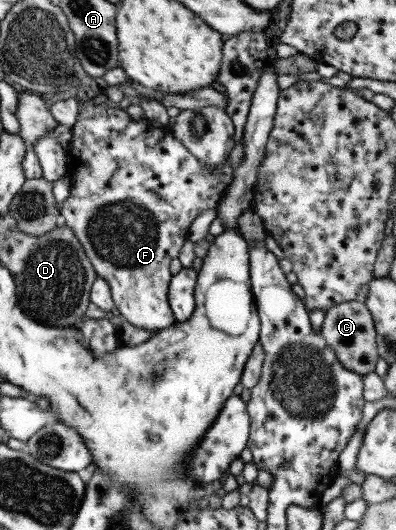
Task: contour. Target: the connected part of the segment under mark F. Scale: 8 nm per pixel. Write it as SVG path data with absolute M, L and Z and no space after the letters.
M90 100L77 101L77 103L78 115L76 115L76 121L70 129L72 139L70 139L70 143L66 147L69 160L68 179L70 180L70 187L66 200L62 201L62 204L58 206L60 224L72 229L72 233L78 239L78 243L82 245L95 275L108 283L113 305L125 321L139 329L146 329L154 333L175 323L167 303L167 288L171 279L168 263L178 257L178 251L180 251L182 243L187 240L190 222L202 212L213 212L219 201L218 195L231 182L232 167L229 158L226 158L224 164L218 166L218 168L204 168L198 162L198 158L188 152L186 146L173 136L172 131L168 130L168 126L154 128L145 119L132 120L124 110L108 107L104 103L94 105Z

